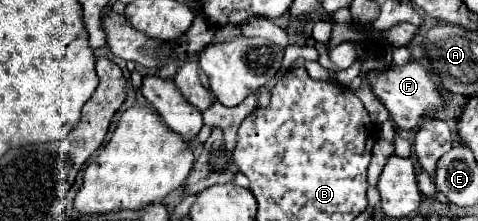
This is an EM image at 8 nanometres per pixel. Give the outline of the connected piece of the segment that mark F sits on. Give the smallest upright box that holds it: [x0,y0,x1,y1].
[368,60,444,130]

